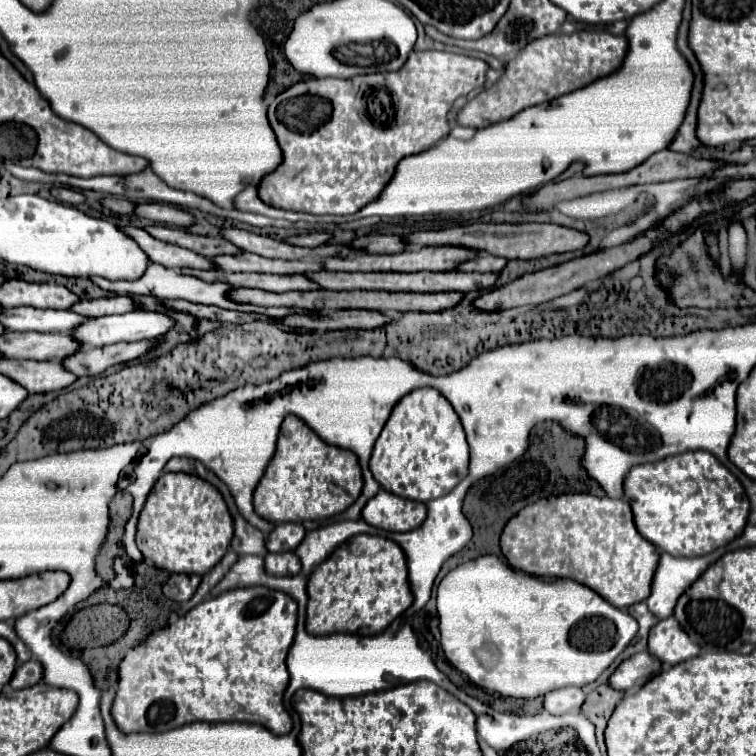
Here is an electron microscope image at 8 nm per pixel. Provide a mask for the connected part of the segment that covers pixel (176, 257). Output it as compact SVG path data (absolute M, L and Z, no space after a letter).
M124 225L124 227L120 227L120 231L126 233L130 239L134 239L152 263L160 263L160 265L164 265L164 263L170 263L170 265L172 263L182 263L182 267L192 267L192 269L212 269L214 267L210 263L210 259L206 259L202 255L196 255L190 249L158 241L158 239L150 237L144 229Z

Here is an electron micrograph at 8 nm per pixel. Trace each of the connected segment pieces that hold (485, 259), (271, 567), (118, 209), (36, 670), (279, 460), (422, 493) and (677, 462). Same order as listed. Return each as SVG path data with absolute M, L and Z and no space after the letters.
M476 255L474 259L468 259L466 263L458 265L456 271L478 271L478 273L500 273L506 267L506 259L494 257L494 255Z
M288 551L288 553L268 553L264 559L264 567L270 575L278 577L290 577L300 573L300 559Z
M104 197L104 199L100 199L100 203L102 203L102 207L110 209L112 213L118 213L118 215L132 215L132 211L134 211L134 203L126 201L122 197Z
M30 659L30 661L16 667L16 671L10 679L10 687L12 689L26 689L26 687L32 687L40 681L42 681L42 665L36 659Z
M290 415L284 419L284 423L280 427L276 453L274 453L272 461L268 463L266 473L254 491L254 511L270 523L286 523L286 521L302 523L306 519L322 521L322 519L328 519L328 517L334 517L334 515L346 511L358 499L362 485L364 483L362 483L358 457L352 451L338 449L334 445L324 443L302 419L298 419L296 415Z
M430 387L402 397L376 439L370 471L384 491L402 499L428 503L450 493L468 473L468 443L448 399Z
M686 451L658 463L634 465L634 469L630 469L630 473L626 475L626 483L622 487L624 497L632 507L638 533L646 541L654 543L654 547L658 547L660 551L676 557L708 555L714 549L730 543L742 533L750 511L750 503L740 481L708 451Z

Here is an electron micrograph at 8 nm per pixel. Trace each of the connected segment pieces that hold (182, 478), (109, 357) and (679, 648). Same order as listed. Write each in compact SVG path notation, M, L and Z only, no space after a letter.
M164 473L152 487L136 527L136 545L144 559L170 573L206 575L226 553L232 517L220 491L190 473Z
M136 341L136 343L114 343L104 347L80 347L74 355L66 357L62 365L76 377L94 377L104 373L108 367L128 363L154 347L154 341Z
M666 617L654 625L648 639L648 653L662 663L676 665L690 657L696 657L700 647L688 639L688 635L678 627L674 617Z

